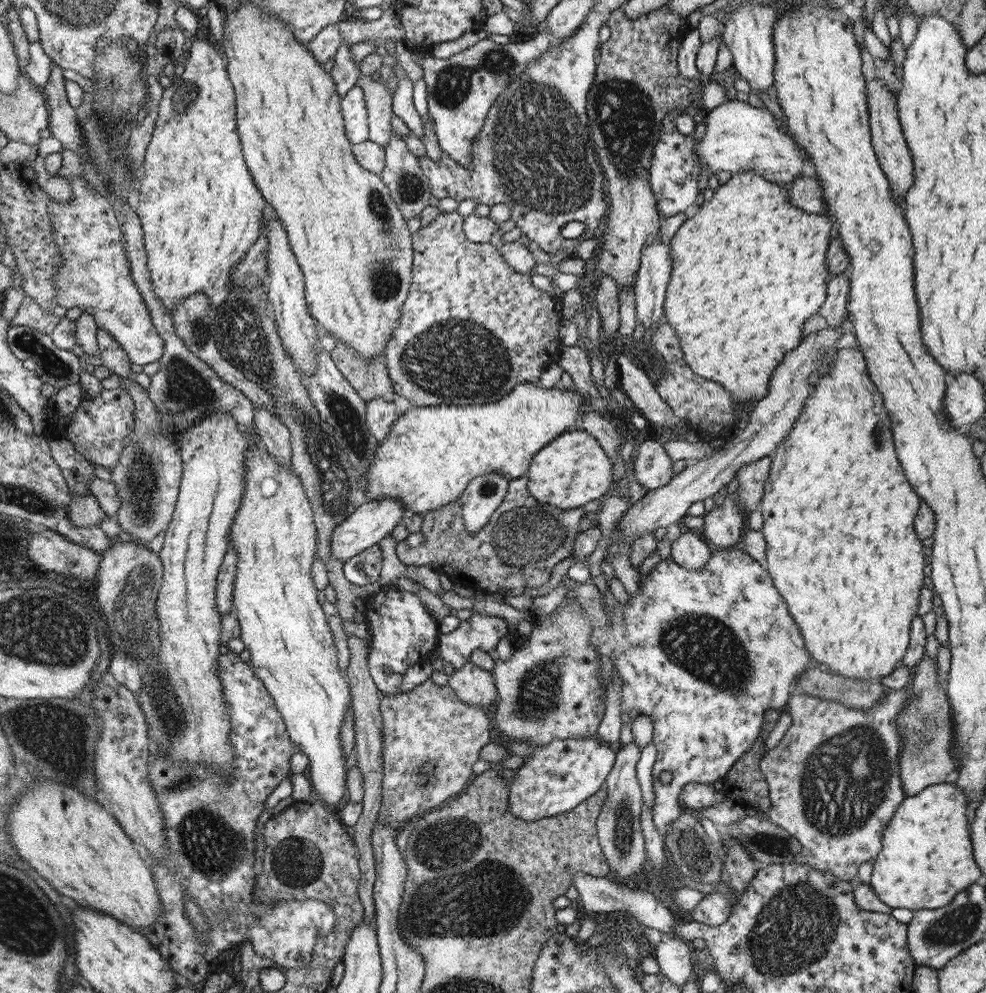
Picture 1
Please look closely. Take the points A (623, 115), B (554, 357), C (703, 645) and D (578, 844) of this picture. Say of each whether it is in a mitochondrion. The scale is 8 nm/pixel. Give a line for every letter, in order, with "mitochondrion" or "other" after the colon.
A: mitochondrion
B: other
C: mitochondrion
D: other

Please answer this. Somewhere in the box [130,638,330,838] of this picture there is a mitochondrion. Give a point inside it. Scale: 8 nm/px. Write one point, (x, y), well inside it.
(165, 703)

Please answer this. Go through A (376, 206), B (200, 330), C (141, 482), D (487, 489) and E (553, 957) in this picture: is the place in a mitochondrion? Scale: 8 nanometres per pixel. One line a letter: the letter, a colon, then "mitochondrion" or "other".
A: mitochondrion
B: mitochondrion
C: mitochondrion
D: mitochondrion
E: other

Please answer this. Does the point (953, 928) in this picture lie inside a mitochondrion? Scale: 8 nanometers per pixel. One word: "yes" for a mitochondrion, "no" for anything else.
yes

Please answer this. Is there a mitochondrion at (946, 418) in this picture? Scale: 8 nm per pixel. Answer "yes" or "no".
no

